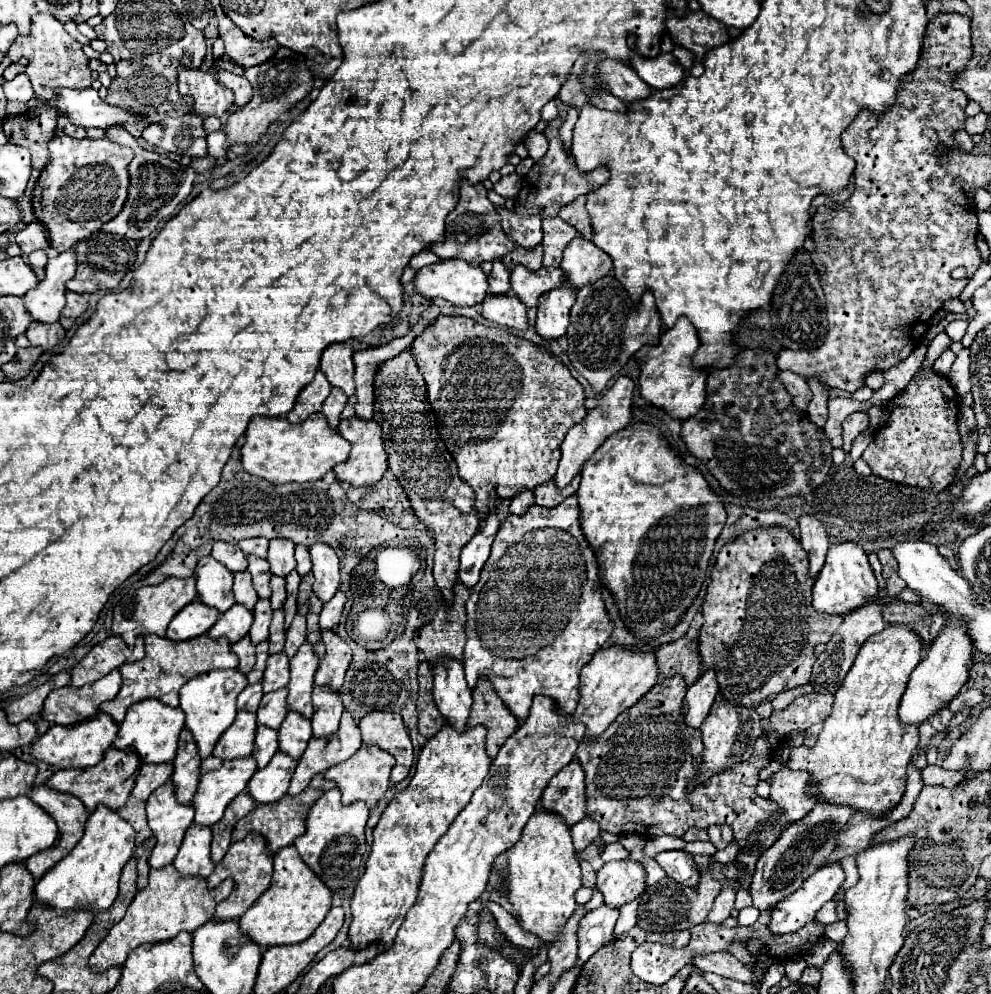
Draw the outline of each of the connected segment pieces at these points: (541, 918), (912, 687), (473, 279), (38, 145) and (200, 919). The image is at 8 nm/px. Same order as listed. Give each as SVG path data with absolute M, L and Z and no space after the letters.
M537 810L529 818L521 840L509 852L497 856L485 896L517 918L519 926L537 936L543 946L551 946L577 910L575 892L579 888L581 868L575 858L569 828L557 814L551 816L551 812Z
M953 618L945 620L945 630L937 636L937 640L927 648L925 658L917 664L913 670L907 690L901 698L899 704L899 720L903 726L915 724L919 726L921 722L929 720L933 714L937 714L941 708L945 708L967 684L969 678L969 664L971 664L971 654L973 654L973 642L967 636L967 630L963 624L955 622Z
M459 258L421 268L413 284L425 298L443 298L455 306L475 306L487 296L487 274Z
M39 102L31 112L3 120L3 132L11 144L23 146L31 152L33 168L43 170L49 158L47 144L55 134L55 124L55 110L47 108L45 102Z
M173 864L163 866L161 870L149 872L147 888L139 890L133 902L127 908L127 914L121 922L117 922L107 938L95 948L89 966L95 972L103 972L111 966L123 966L129 952L145 942L163 942L175 938L179 932L193 932L205 922L213 920L215 906L225 900L233 890L233 880L223 880L217 888L209 890L201 876L181 876Z

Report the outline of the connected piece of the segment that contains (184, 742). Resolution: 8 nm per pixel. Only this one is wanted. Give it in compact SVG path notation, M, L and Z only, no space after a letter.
M183 728L181 738L179 738L179 748L177 756L173 760L173 784L175 784L175 796L181 804L191 804L193 794L199 784L199 768L201 768L201 758L195 748L195 740L187 728Z

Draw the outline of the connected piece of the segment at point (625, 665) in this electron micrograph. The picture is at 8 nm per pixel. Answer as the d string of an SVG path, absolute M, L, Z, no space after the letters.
M625 648L599 650L581 670L579 704L583 706L581 722L587 726L587 738L597 738L627 708L631 708L657 682L657 664L653 654L631 652Z

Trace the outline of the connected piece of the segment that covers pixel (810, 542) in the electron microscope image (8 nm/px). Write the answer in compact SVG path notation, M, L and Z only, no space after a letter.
M803 516L799 520L799 530L801 530L801 546L809 558L809 576L815 578L819 576L821 568L823 568L823 560L827 556L827 548L829 548L829 540L827 540L827 532L825 526L819 524L819 520L815 520L813 516Z

